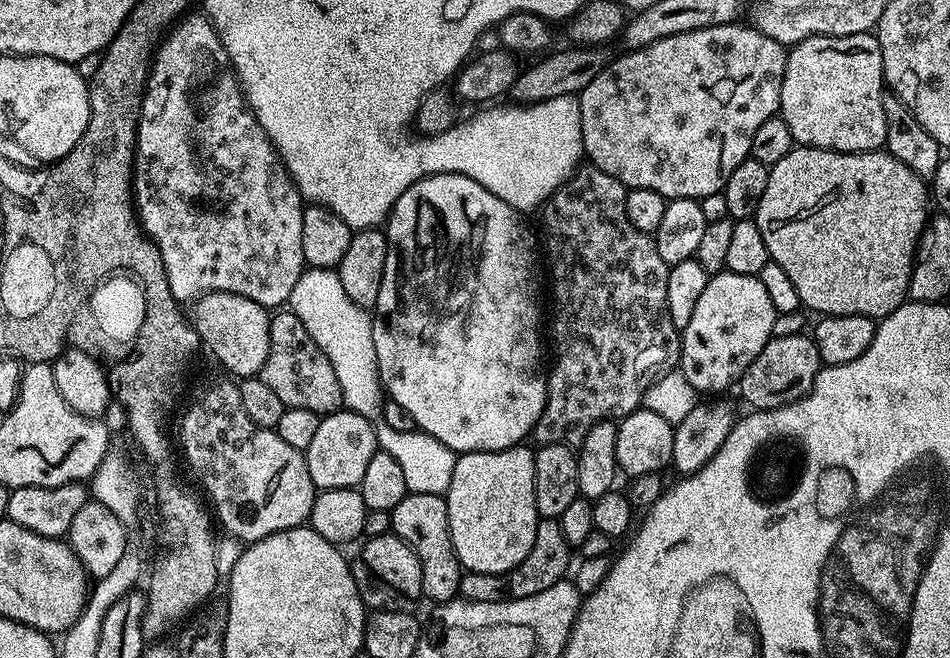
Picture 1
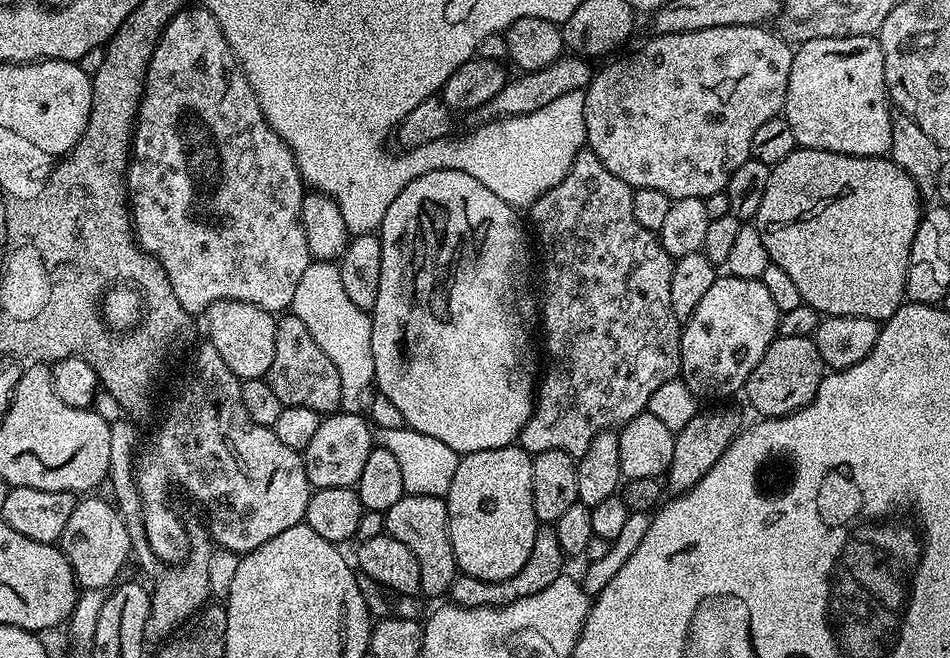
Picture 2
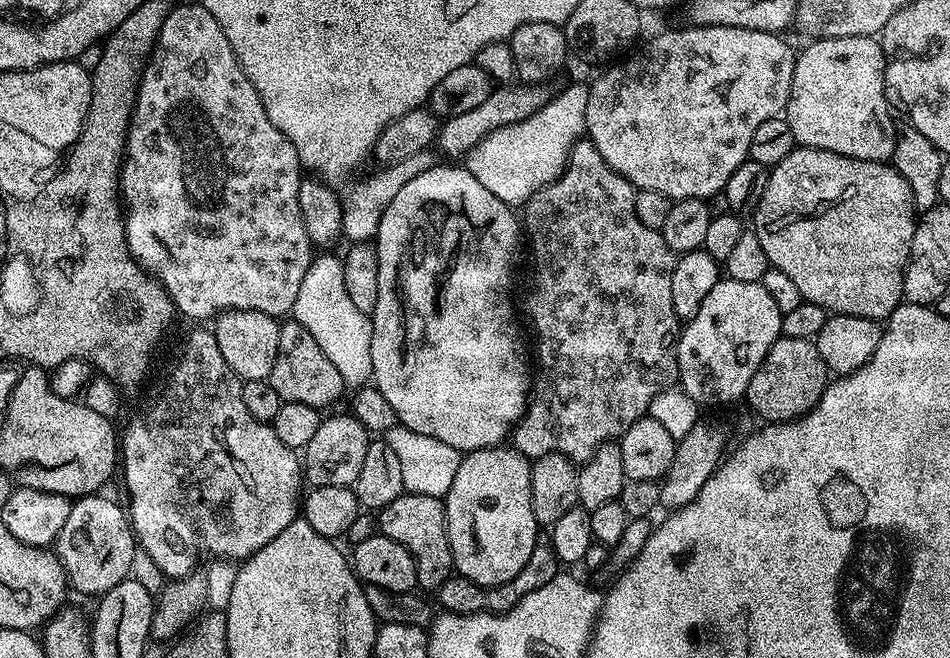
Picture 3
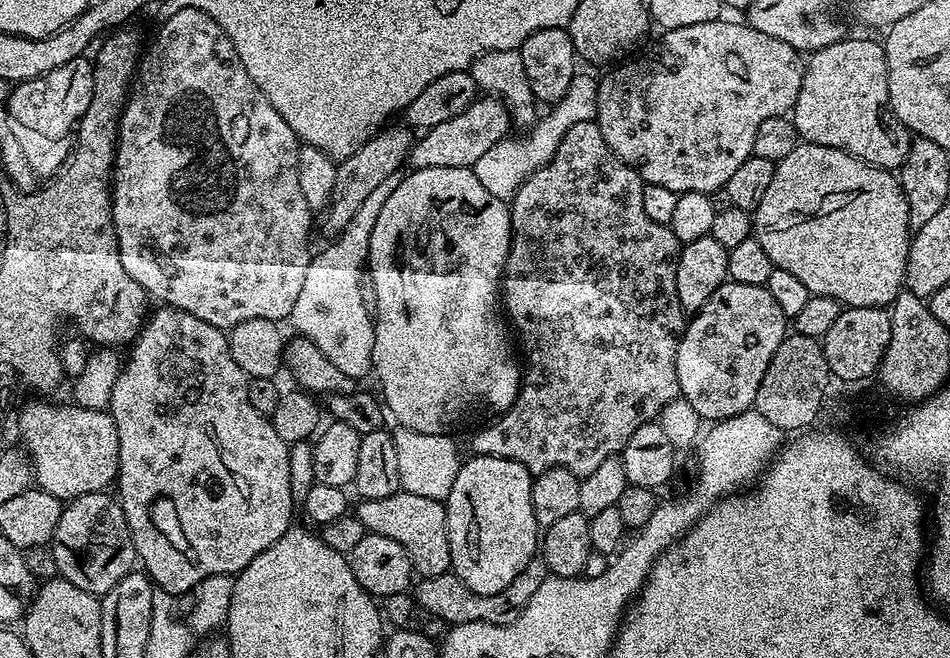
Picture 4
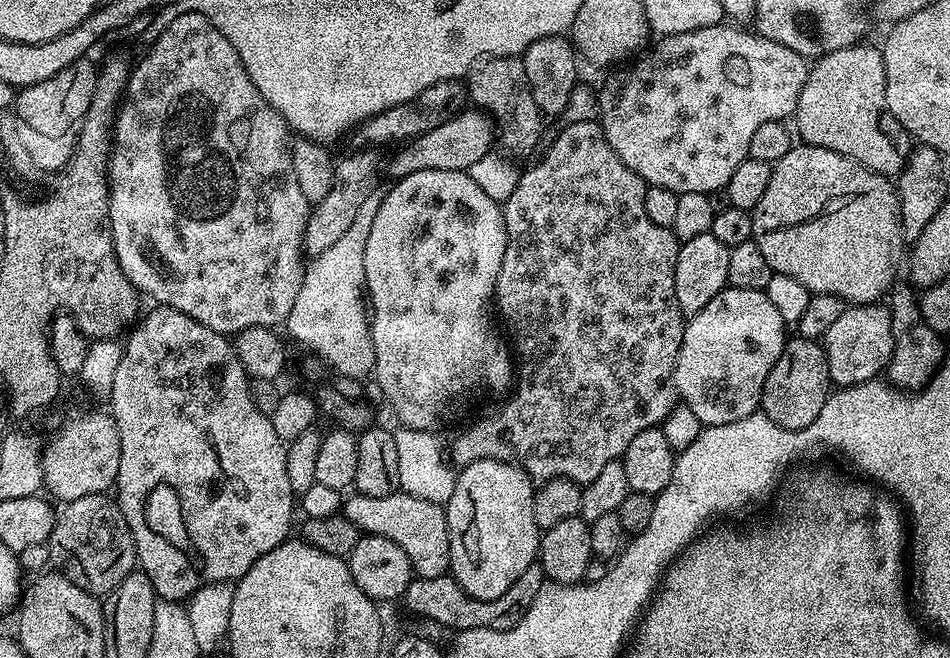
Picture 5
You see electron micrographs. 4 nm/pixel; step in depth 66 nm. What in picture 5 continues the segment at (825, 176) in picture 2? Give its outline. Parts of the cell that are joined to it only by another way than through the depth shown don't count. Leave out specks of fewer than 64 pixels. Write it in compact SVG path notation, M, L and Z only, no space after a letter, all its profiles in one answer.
M803 142L797 143L778 163L772 165L770 182L766 186L766 191L763 192L758 206L753 208L751 213L751 239L758 246L758 250L762 250L766 262L770 262L773 273L798 278L798 282L802 282L802 286L806 286L809 292L813 294L818 292L834 294L843 297L849 305L855 306L879 301L891 289L892 285L897 283L896 271L900 268L900 259L903 256L905 259L906 256L906 241L900 225L900 198L893 181L889 177L870 171L866 166L862 166L858 160L852 160L850 157L838 154L834 150L826 150L822 146L814 146Z

